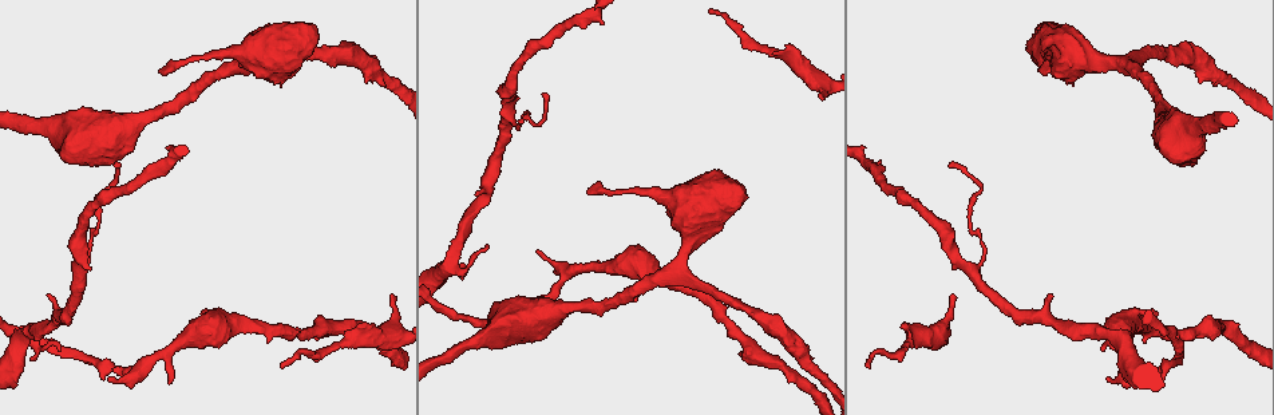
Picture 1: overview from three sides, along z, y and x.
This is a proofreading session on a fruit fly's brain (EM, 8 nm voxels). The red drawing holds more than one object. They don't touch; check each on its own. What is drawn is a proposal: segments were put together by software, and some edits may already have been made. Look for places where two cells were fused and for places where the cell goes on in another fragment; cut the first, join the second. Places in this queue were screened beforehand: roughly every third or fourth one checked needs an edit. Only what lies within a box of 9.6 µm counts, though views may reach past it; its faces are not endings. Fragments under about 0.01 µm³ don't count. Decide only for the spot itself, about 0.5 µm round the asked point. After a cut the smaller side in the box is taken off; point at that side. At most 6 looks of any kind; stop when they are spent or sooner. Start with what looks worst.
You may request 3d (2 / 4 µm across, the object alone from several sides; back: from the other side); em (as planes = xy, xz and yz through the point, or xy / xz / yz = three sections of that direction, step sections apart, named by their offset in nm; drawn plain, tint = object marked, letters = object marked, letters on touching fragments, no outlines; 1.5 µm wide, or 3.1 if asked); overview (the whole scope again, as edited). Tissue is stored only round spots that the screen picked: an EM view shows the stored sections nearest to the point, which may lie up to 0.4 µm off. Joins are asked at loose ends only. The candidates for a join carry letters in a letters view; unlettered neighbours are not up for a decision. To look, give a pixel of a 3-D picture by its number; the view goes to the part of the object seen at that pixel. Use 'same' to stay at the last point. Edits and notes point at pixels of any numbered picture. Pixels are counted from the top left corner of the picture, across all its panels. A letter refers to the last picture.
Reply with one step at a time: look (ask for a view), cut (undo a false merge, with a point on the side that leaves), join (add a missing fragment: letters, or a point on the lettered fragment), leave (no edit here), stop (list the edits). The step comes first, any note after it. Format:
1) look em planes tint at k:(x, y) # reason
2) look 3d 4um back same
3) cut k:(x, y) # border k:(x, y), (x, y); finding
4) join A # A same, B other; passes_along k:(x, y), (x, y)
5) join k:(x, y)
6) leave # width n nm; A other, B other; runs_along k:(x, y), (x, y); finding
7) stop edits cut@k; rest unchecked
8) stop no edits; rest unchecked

look 3d 4um at 1:(869, 366)

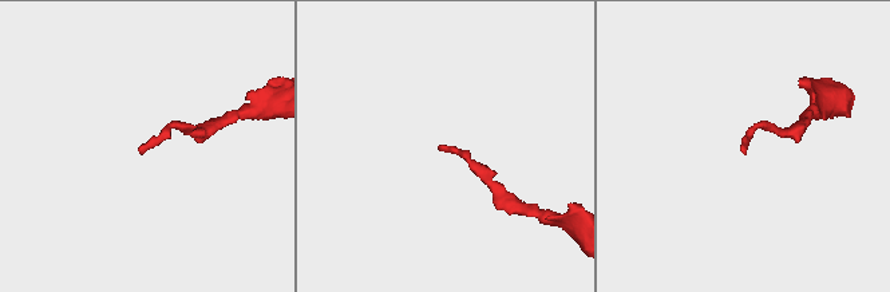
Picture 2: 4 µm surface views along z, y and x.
look em xz step 8 letters at 2:(742, 151)

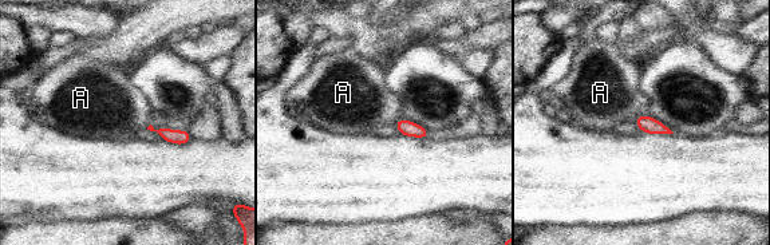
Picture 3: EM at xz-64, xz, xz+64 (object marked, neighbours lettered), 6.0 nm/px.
look em planes letters same

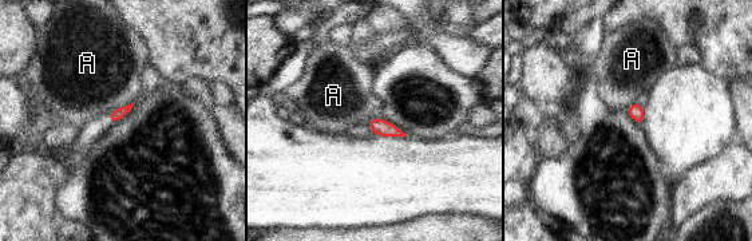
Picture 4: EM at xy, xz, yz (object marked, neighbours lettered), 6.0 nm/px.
leave # A other; border 4:(133, 102), (117, 107), (107, 121); no lettered fragment goes on from it

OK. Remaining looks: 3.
look 3d 4um at 1:(636, 302) # an open end

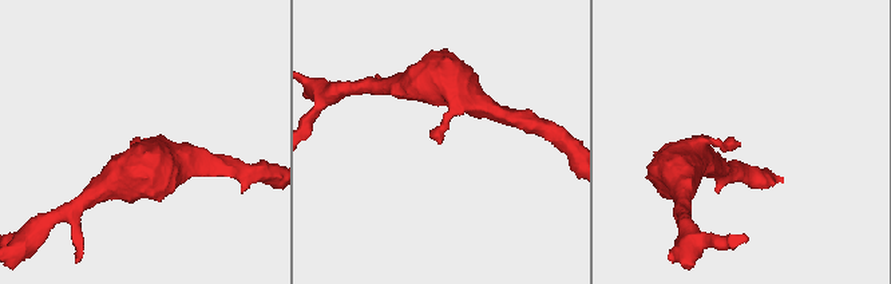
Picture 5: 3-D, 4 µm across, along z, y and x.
look em xy step 8 tint at 5:(442, 141) # now the EM

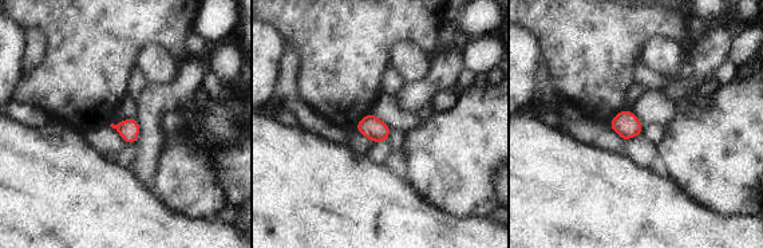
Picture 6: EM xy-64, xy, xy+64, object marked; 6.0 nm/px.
look em planes letters same # cut it another way

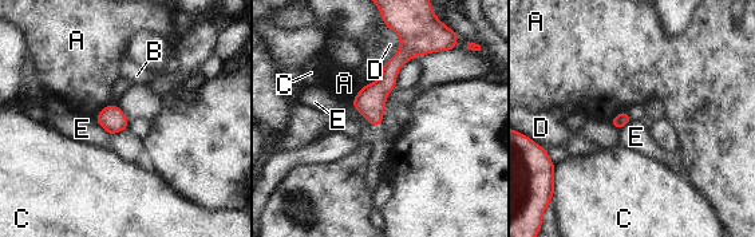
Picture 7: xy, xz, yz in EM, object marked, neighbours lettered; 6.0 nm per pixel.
leave # A other, B other, C other, D other, E other; runs_along 7:(408, 43), (372, 97), (372, 122); no lettered fragment goes on from it

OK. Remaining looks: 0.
stop no edits; rest unchecked

